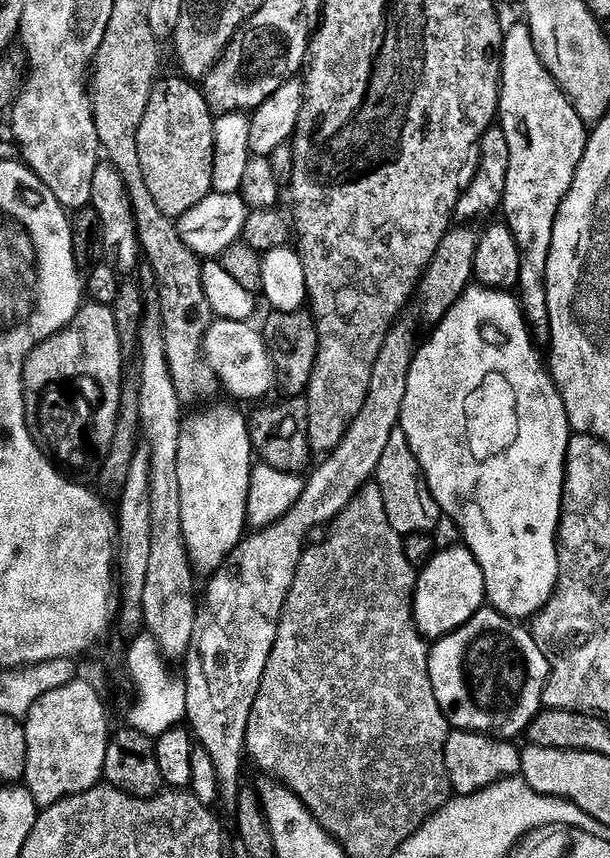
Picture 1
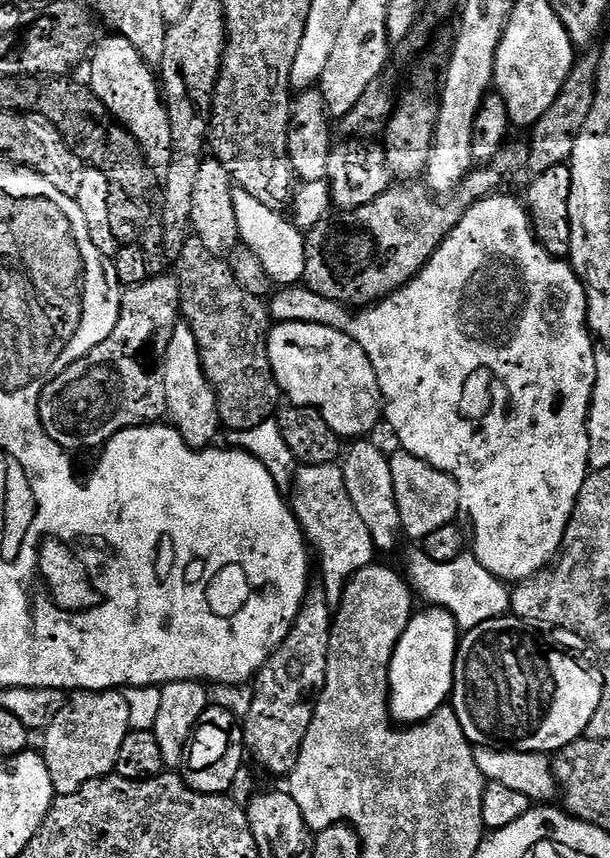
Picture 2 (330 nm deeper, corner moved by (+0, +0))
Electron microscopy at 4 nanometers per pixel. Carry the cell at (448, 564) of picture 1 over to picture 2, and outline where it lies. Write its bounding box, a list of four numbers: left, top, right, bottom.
[388,606,458,726]

